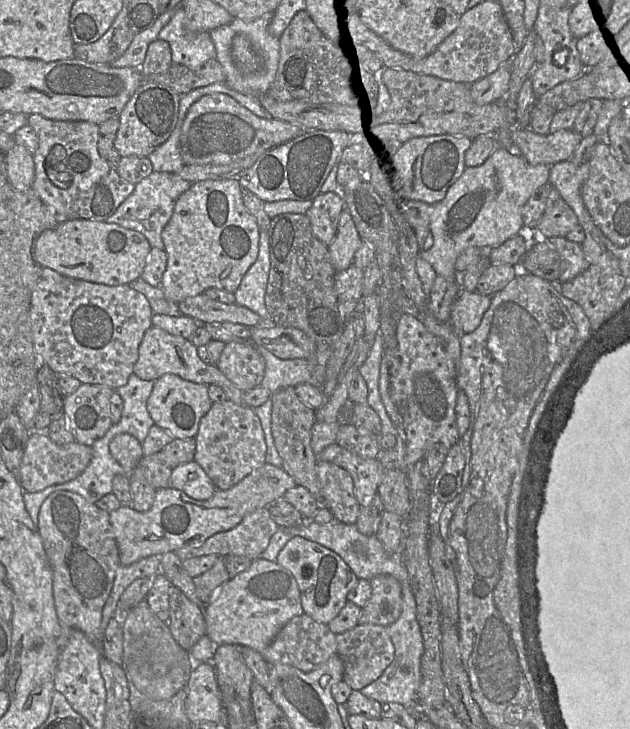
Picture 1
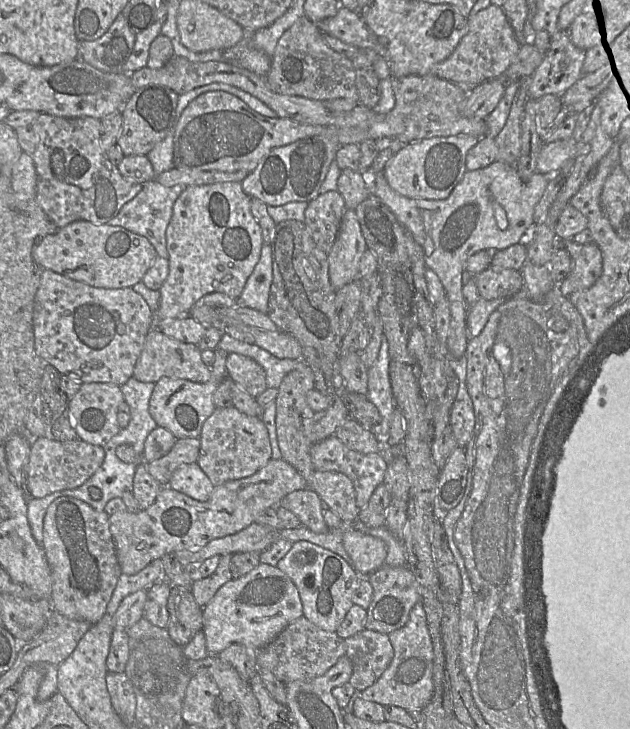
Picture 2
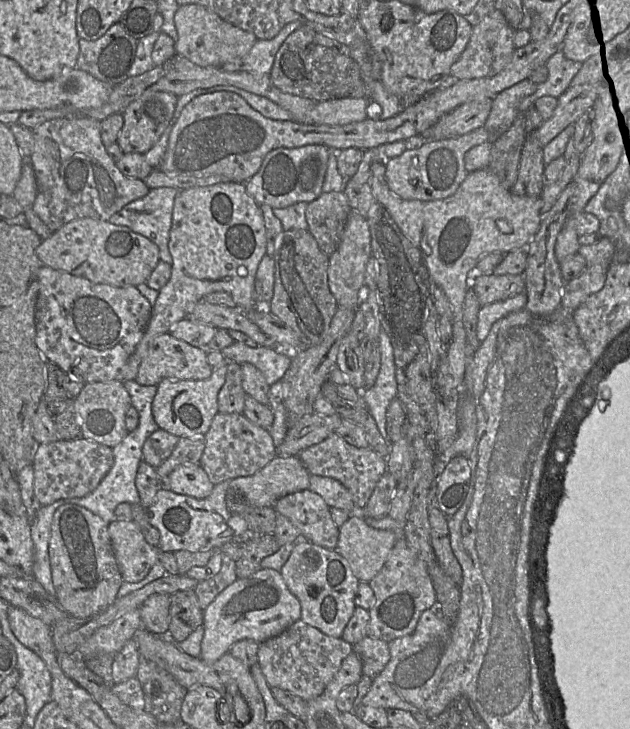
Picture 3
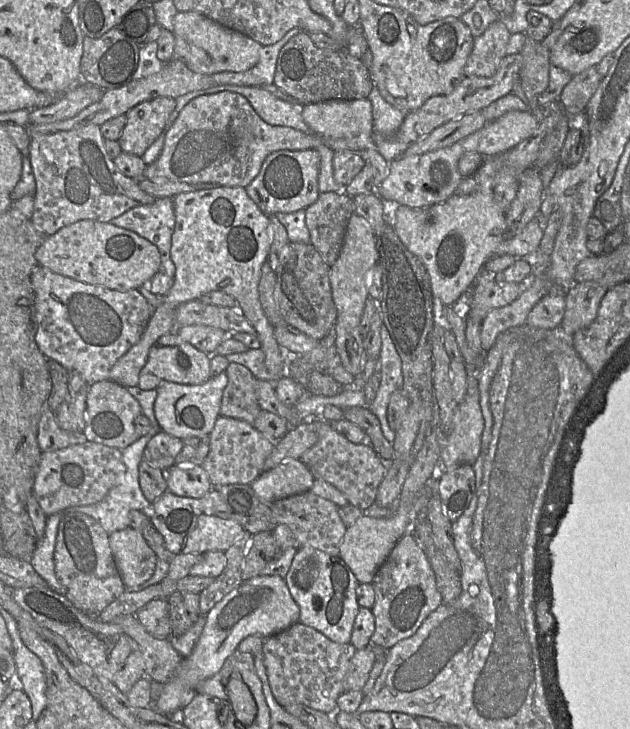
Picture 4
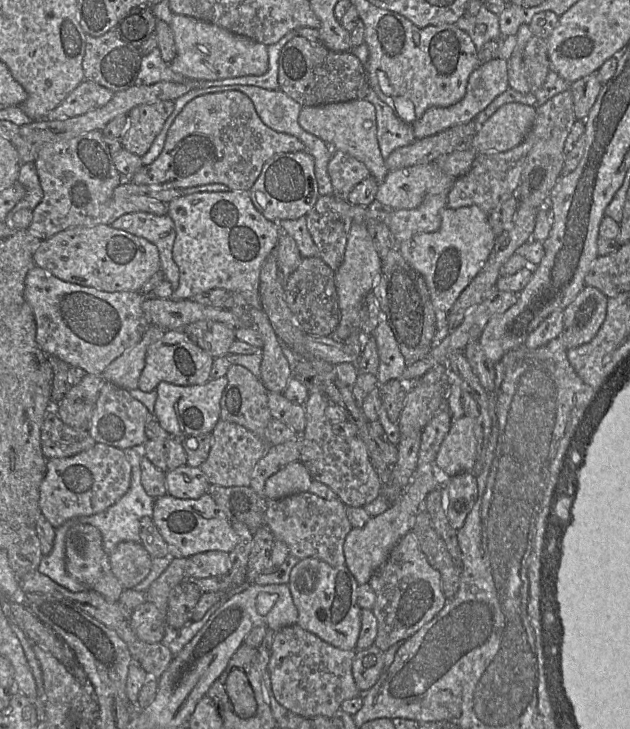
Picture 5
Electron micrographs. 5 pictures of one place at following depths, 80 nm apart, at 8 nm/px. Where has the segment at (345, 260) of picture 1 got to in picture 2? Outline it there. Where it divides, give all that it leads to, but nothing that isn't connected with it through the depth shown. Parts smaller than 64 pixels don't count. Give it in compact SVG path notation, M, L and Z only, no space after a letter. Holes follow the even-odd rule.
M346 209L337 238L328 253L329 278L335 290L359 279L359 262L367 250L354 210Z

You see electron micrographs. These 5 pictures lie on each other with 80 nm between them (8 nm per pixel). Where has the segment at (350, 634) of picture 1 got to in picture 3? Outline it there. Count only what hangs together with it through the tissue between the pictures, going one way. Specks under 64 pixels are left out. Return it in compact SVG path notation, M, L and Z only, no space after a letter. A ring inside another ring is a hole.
M366 635L352 645L352 652L357 654L362 662L362 674L374 679L390 659L388 642Z

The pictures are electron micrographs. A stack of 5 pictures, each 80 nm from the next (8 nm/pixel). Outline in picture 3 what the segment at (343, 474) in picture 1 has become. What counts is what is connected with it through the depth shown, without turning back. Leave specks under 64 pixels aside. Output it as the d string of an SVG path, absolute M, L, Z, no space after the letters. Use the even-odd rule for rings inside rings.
M311 474L308 489L320 495L329 507L347 511L350 516L356 515L352 494L338 480Z

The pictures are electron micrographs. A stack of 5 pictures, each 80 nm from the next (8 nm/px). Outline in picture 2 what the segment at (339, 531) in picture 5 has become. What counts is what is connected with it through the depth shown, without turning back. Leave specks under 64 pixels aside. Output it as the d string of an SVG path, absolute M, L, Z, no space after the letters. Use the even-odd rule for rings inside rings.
M311 488L295 490L287 494L279 505L293 512L309 530L324 533L329 527L323 518L324 504Z

